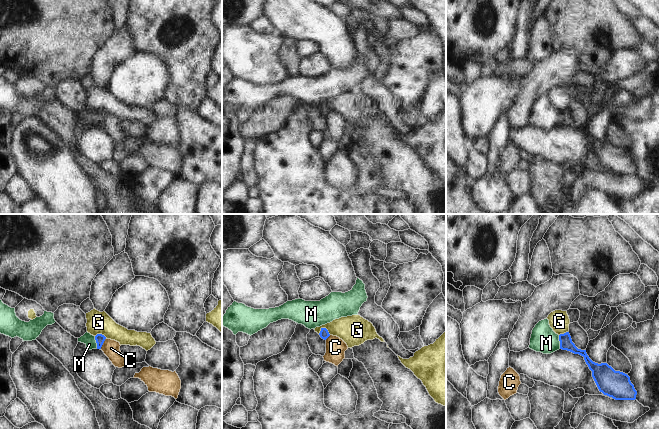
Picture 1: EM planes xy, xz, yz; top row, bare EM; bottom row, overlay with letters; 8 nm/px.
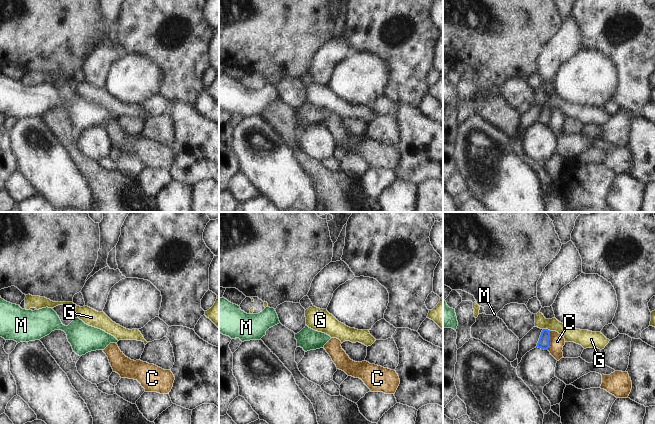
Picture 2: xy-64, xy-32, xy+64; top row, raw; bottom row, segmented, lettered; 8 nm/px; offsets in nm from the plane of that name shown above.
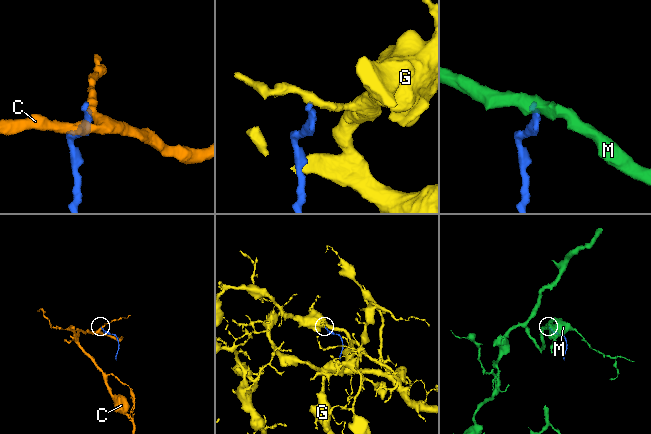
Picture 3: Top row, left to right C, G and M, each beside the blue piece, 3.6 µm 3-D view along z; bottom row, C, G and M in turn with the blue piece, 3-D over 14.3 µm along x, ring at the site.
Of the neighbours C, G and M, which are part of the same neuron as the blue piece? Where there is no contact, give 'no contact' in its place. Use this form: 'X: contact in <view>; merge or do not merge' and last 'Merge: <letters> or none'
C: contact in xy; do not merge
G: contact in xz; do not merge
M: contact in yz; merge
Merge: M

